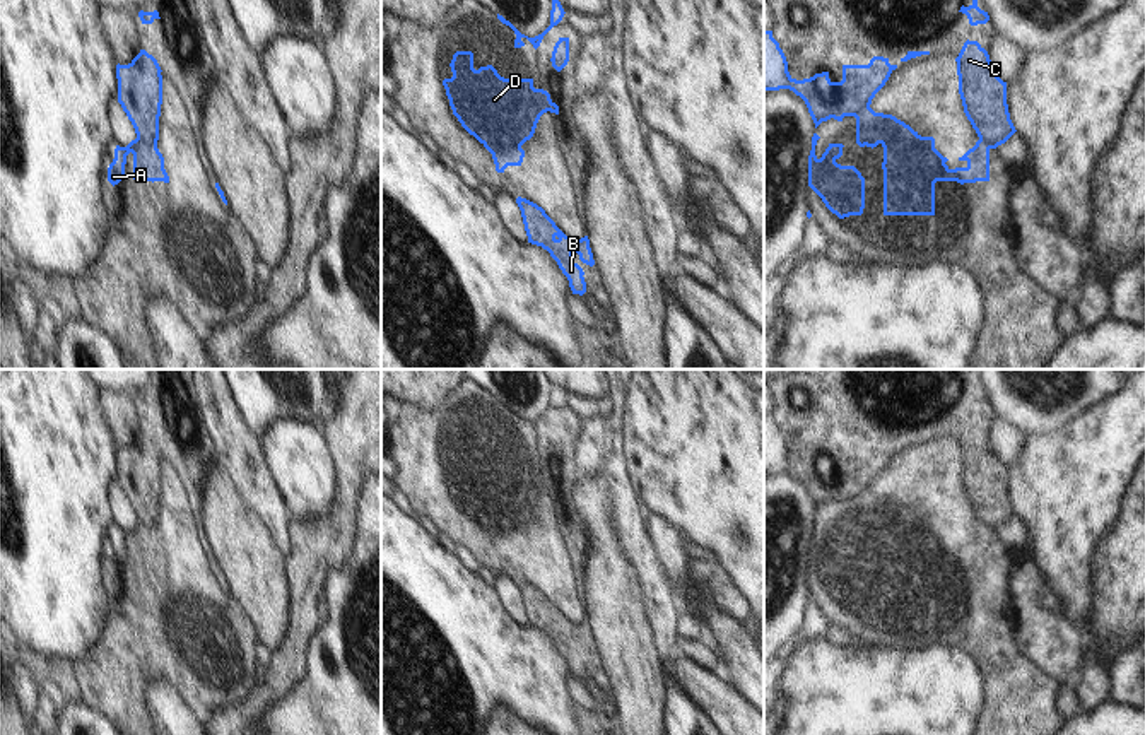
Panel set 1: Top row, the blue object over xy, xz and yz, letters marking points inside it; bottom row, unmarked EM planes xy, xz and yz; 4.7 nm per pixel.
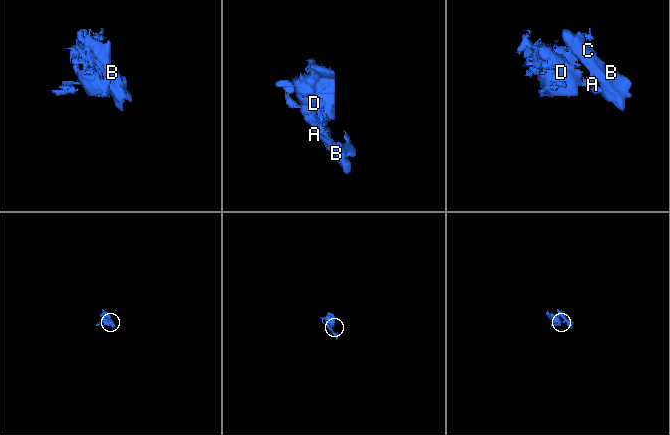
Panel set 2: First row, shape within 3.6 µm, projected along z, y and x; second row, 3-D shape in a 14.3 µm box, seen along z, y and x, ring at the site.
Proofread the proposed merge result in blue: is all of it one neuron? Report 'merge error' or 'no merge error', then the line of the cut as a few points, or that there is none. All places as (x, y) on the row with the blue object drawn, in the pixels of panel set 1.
merge error | xy (158, 132), (137, 139)

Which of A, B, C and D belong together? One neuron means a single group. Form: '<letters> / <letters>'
A D / B C

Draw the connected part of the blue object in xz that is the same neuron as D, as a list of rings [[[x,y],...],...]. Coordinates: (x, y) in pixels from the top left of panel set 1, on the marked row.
[[[456,51],[449,67],[453,77],[444,79],[443,85],[461,126],[492,154],[497,173],[504,173],[508,166],[521,166],[521,145],[533,137],[540,116],[547,111],[559,115],[550,94],[535,89],[533,79],[504,79],[492,65],[475,70],[472,51]]]

